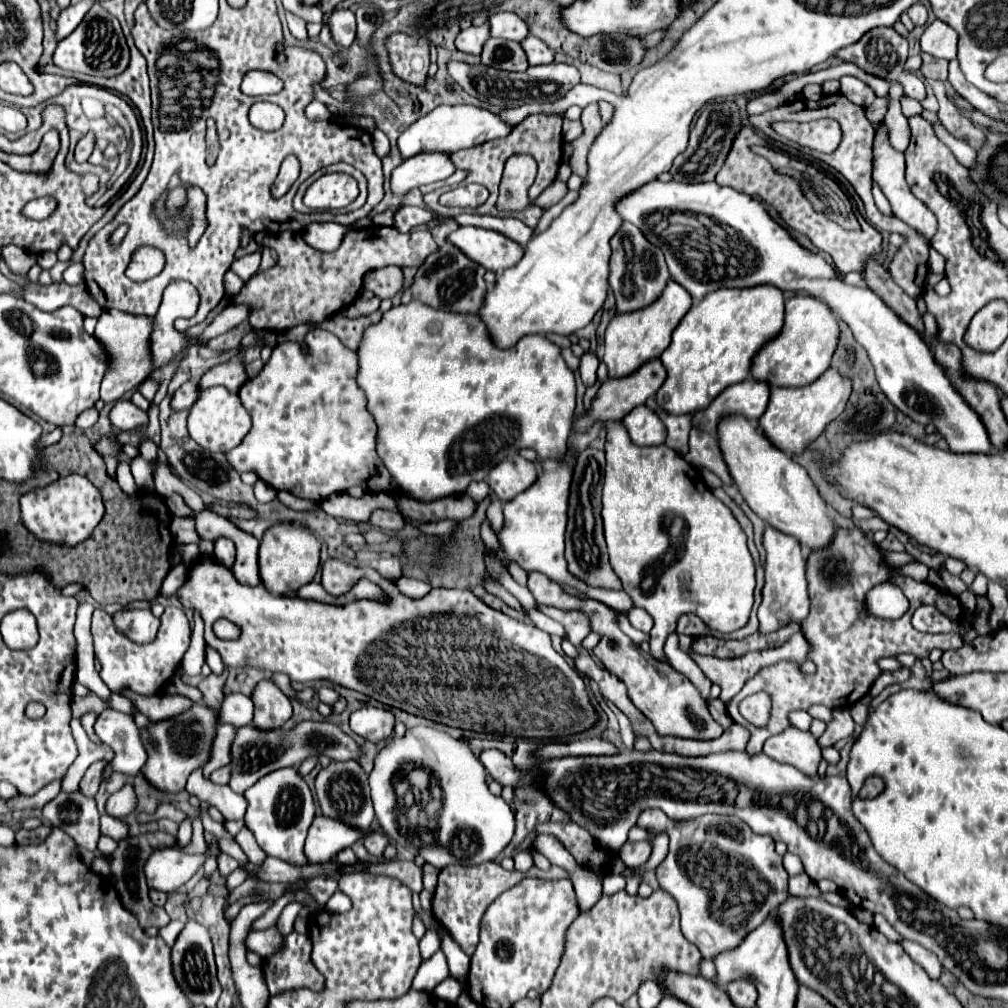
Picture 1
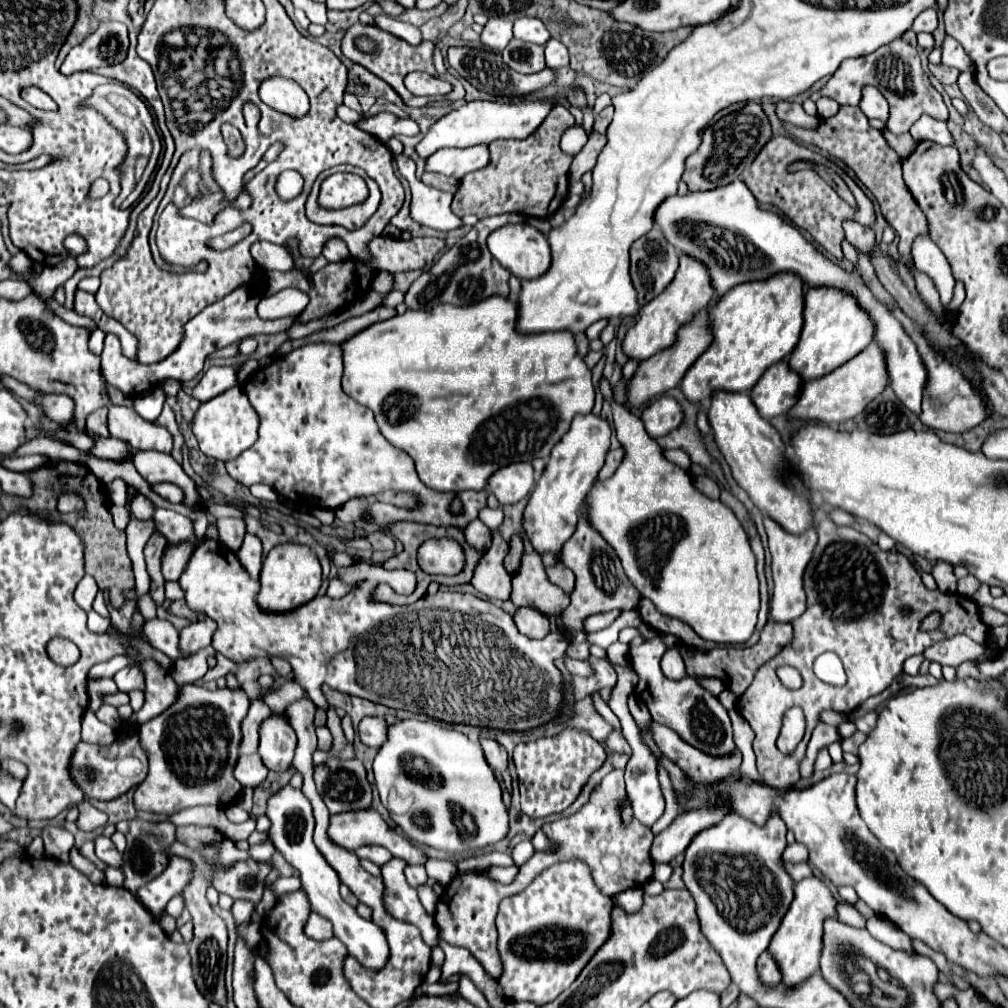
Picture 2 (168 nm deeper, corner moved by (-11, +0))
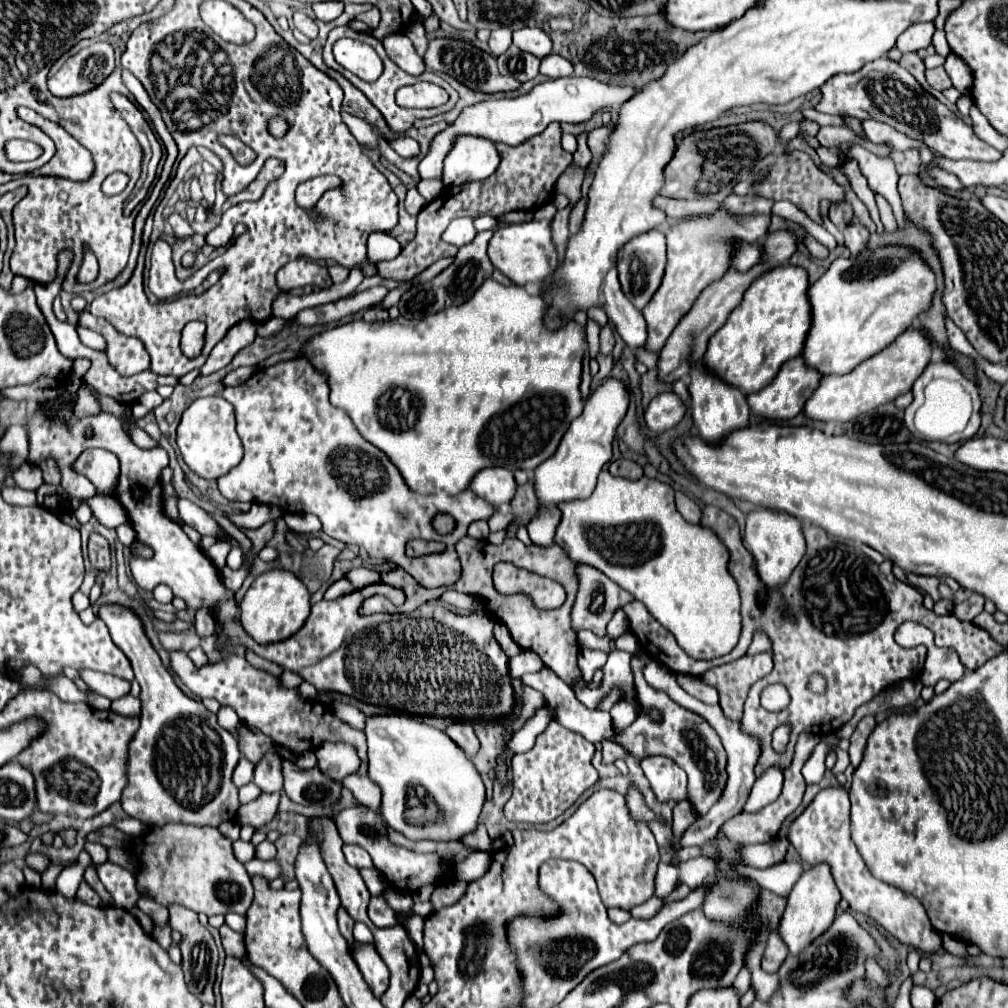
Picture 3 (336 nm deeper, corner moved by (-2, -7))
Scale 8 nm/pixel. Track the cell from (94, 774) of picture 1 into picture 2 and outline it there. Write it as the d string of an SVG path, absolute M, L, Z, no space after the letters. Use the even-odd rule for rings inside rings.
M81 803L79 805L79 817L77 817L77 827L81 831L95 831L107 823L107 815L99 813L91 803Z

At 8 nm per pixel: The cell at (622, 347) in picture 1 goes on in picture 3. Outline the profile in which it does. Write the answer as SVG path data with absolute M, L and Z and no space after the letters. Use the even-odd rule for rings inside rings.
M730 194L724 200L724 208L718 210L716 214L688 218L666 232L666 240L668 240L666 274L656 294L642 310L644 320L648 324L648 340L644 344L644 350L660 352L670 332L680 322L680 318L690 310L698 294L714 280L720 280L724 276L724 272L730 266L730 252L732 252L730 240L742 238L754 242L766 238L768 224L770 224L770 208L772 208L770 200L758 198L754 194L748 196Z

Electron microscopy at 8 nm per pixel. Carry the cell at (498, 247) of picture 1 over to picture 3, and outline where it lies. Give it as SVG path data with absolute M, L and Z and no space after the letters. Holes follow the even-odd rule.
M544 204L534 212L534 218L524 224L512 224L506 226L498 232L488 242L488 258L492 260L494 268L498 268L506 278L510 278L516 286L526 286L526 284L542 284L550 272L556 270L558 266L558 256L554 250L554 244L550 240L550 220L556 212L556 206Z

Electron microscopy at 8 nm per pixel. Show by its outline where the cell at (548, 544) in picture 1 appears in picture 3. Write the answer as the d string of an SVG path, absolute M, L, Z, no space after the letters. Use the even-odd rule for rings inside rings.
M608 378L604 384L596 388L590 400L584 404L584 410L578 418L572 420L558 452L544 460L534 470L534 492L538 498L538 512L528 522L530 540L536 546L554 544L554 530L558 528L558 520L562 516L558 502L588 498L596 486L596 478L606 462L612 458L612 440L616 434L616 426L624 418L628 410L628 392L620 380Z

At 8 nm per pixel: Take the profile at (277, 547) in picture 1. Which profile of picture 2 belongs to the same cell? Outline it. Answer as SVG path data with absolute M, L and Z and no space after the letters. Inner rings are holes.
M295 543L277 545L269 551L269 555L263 561L259 583L261 583L261 591L255 599L259 603L259 609L265 613L289 613L309 603L317 595L321 587L319 559L305 545L295 545Z

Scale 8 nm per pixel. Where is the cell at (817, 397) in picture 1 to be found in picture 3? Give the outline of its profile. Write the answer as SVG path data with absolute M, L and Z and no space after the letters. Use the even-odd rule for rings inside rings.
M910 328L910 330L902 332L882 352L860 362L852 372L830 374L830 376L820 378L818 388L814 390L810 400L806 400L802 412L812 420L848 422L848 420L852 420L852 418L868 412L868 410L878 408L880 404L894 400L898 394L908 392L912 388L914 380L926 368L930 354L932 354L930 340L918 328Z

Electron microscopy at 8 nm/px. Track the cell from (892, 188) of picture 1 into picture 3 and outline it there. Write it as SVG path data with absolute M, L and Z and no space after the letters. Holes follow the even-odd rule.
M882 56L866 64L862 70L854 74L832 76L826 84L822 84L820 92L822 98L814 106L818 112L854 116L858 120L876 118L912 138L922 136L928 148L934 148L944 158L952 160L968 158L968 160L986 160L986 162L1000 158L998 150L994 150L978 136L974 136L974 130L966 126L962 118L954 116L944 104L940 104L932 94L928 94L906 68L902 68L898 62L890 60L888 56Z

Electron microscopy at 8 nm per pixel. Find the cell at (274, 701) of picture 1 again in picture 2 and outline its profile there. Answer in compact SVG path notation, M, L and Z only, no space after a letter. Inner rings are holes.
M271 715L261 725L259 755L269 771L285 771L293 763L293 753L297 747L295 731L283 721L283 715Z

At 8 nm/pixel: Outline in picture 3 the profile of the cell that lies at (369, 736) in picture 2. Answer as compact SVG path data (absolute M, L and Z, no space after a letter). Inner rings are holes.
M326 742L316 750L316 756L318 768L334 780L342 780L346 774L358 772L360 766L358 754L346 742Z

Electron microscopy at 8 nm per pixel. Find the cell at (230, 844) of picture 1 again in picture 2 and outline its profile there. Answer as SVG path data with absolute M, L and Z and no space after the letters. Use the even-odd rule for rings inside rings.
M267 839L267 841L263 841L263 843L253 845L253 847L249 849L249 853L251 853L251 859L255 859L255 861L269 861L271 855L275 853L275 847L271 845L271 839Z

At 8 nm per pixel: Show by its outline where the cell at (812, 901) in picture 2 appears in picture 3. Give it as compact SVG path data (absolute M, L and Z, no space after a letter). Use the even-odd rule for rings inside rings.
M818 864L800 876L792 892L788 894L788 902L778 926L778 932L782 934L782 940L792 956L798 956L798 952L802 952L802 948L806 948L810 940L816 940L818 936L822 936L822 932L826 932L826 928L830 928L830 924L834 922L834 912L838 902L840 902L840 892L836 890L830 868L826 864Z

